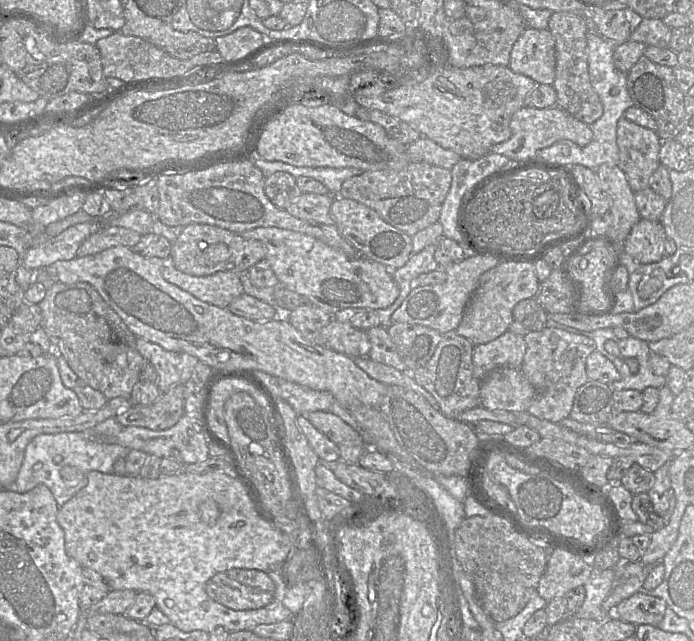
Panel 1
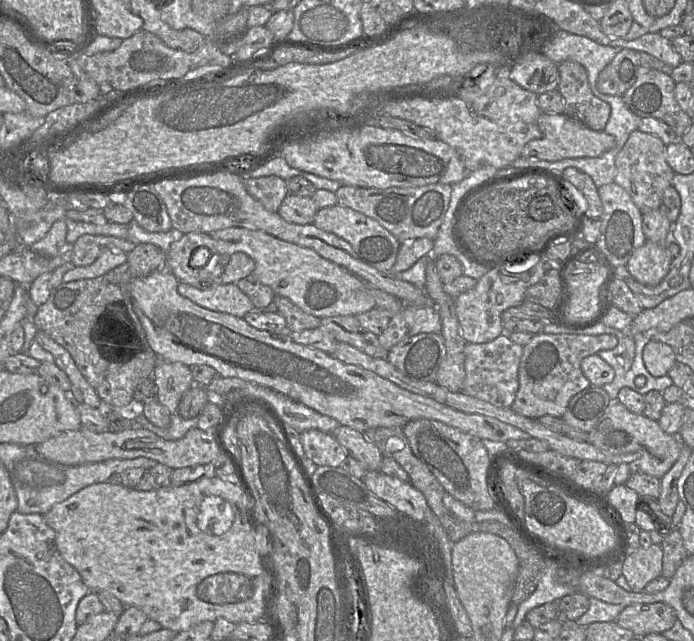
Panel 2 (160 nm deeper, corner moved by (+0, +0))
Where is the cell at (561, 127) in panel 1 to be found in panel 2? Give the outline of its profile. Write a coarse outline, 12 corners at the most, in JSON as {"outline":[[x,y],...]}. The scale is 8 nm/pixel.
{"outline":[[541,113],[542,137],[521,157],[550,162],[595,158],[613,149],[612,135],[566,114]]}

